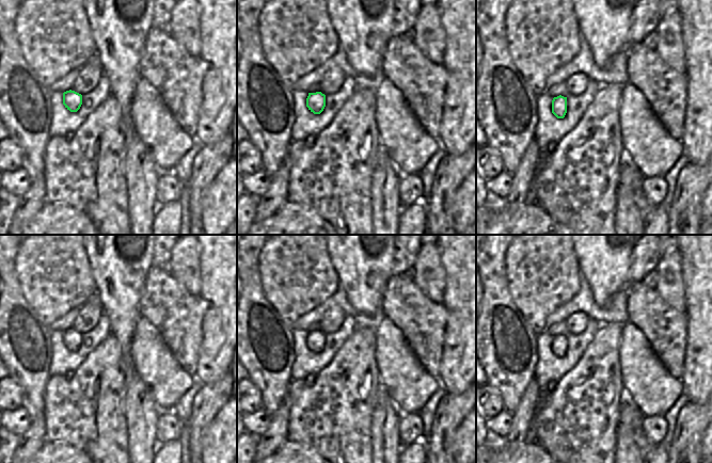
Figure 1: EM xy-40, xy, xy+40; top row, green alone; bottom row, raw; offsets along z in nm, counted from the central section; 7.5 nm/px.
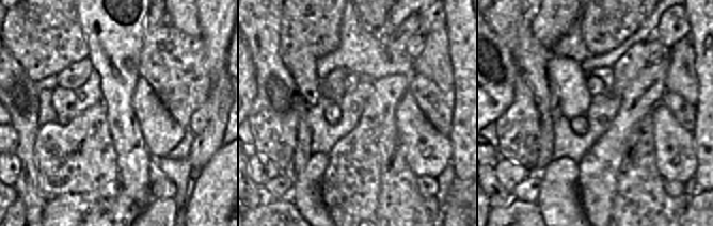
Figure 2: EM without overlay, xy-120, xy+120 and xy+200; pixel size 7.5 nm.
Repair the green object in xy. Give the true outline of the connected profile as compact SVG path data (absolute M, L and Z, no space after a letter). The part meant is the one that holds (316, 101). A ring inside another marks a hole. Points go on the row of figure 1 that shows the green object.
M321 92L308 93L306 107L314 114L320 114L326 107L326 95Z

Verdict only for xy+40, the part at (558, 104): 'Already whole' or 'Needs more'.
Already whole.

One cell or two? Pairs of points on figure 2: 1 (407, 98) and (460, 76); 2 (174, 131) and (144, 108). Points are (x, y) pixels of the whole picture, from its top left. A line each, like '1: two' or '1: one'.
1: two
2: one

